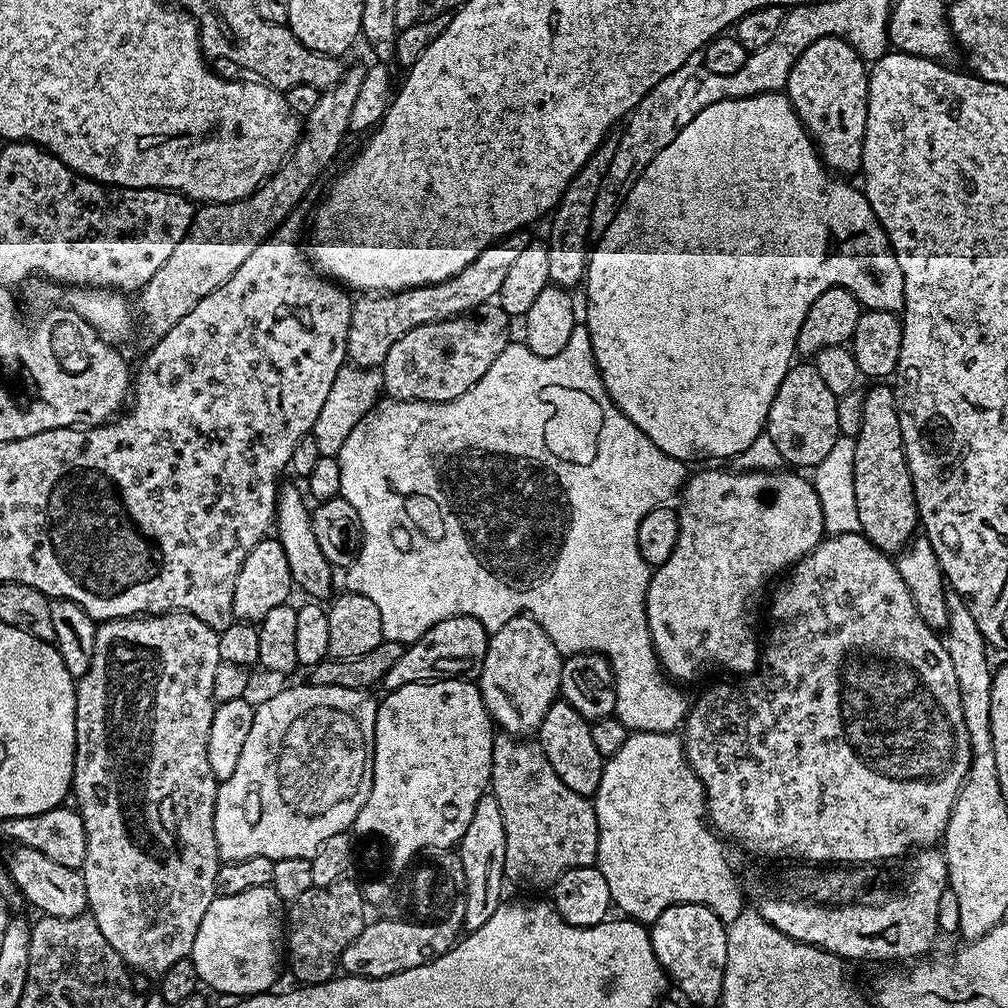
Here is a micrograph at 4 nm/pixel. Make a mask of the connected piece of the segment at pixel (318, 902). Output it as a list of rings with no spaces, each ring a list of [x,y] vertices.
[[[352,878],[336,880],[330,886],[306,890],[297,900],[291,901],[286,908],[286,968],[292,971],[295,983],[300,986],[324,984],[333,979],[340,968],[340,955],[358,934],[362,934],[366,923],[364,917],[366,896]]]

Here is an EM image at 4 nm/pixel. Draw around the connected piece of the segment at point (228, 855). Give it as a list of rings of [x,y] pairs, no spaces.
[[[309,682],[296,684],[293,688],[284,688],[281,692],[273,694],[269,700],[255,705],[254,723],[250,725],[250,735],[246,737],[246,743],[242,754],[238,758],[238,766],[230,778],[219,781],[216,789],[216,801],[214,802],[214,838],[218,844],[221,861],[245,860],[246,858],[270,858],[281,860],[282,858],[306,858],[311,860],[314,854],[318,854],[318,846],[331,838],[333,834],[347,832],[352,823],[358,818],[358,810],[366,802],[372,785],[372,747],[374,746],[374,726],[376,725],[377,697],[372,697],[371,691],[359,688],[358,690],[346,690],[342,686],[314,685]]]

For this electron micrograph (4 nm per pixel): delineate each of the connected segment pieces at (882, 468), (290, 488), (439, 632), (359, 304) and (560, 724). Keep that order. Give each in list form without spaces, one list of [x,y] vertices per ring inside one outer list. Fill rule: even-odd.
[[[884,382],[873,384],[876,385],[864,392],[862,430],[855,436],[854,491],[860,532],[880,551],[896,554],[909,547],[918,532],[915,492],[904,456],[895,391]]]
[[[285,483],[276,493],[274,536],[279,540],[282,550],[286,550],[286,563],[290,566],[293,585],[299,591],[301,588],[308,595],[305,597],[316,602],[324,602],[333,595],[332,572],[334,573],[334,566],[326,558],[326,554],[322,554],[322,546],[318,546],[318,538],[314,538],[310,504],[305,493],[301,489],[300,492],[294,485]]]
[[[469,616],[446,618],[430,626],[430,630],[426,630],[420,640],[407,645],[402,658],[398,658],[398,662],[386,670],[382,681],[383,691],[390,693],[407,684],[427,684],[433,680],[475,681],[482,670],[482,662],[486,662],[489,635],[478,618]]]
[[[523,231],[514,232],[503,242],[491,244],[466,270],[454,274],[446,282],[427,284],[421,288],[408,288],[405,292],[389,292],[387,294],[364,294],[352,305],[352,317],[350,318],[350,334],[348,335],[348,360],[357,368],[380,368],[384,363],[386,354],[390,354],[390,346],[402,338],[402,334],[410,334],[416,326],[426,326],[434,322],[449,320],[455,316],[466,316],[481,308],[483,304],[495,301],[502,290],[502,281],[510,271],[510,266],[518,259],[518,254],[530,242],[529,237],[524,237]]]
[[[558,698],[546,710],[546,718],[542,718],[542,726],[538,733],[538,743],[550,766],[554,766],[554,774],[570,786],[573,797],[588,796],[595,797],[598,786],[602,782],[602,770],[604,769],[605,758],[594,746],[593,735],[591,734],[592,724],[578,714],[574,707]]]

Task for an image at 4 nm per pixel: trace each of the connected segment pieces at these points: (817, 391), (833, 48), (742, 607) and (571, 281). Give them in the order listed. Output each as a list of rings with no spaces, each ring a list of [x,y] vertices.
[[[796,362],[788,369],[782,386],[778,386],[778,394],[774,394],[766,425],[766,434],[774,446],[778,446],[778,454],[785,465],[812,470],[833,449],[835,440],[841,435],[837,399],[812,362]]]
[[[823,36],[818,42],[810,42],[806,50],[794,62],[790,70],[786,95],[792,108],[808,131],[808,137],[820,153],[824,167],[836,174],[861,171],[862,146],[866,134],[866,114],[868,113],[868,74],[870,68],[856,53],[852,44],[847,44],[843,36]]]
[[[708,466],[705,472],[696,472],[687,477],[686,483],[682,489],[682,497],[684,501],[678,504],[678,542],[674,545],[674,550],[670,553],[670,558],[666,558],[666,562],[655,565],[652,581],[648,587],[648,593],[646,594],[646,614],[648,615],[648,625],[650,626],[650,638],[654,642],[654,650],[656,651],[656,657],[660,659],[660,667],[664,669],[665,673],[673,681],[685,682],[684,680],[696,680],[699,676],[704,676],[707,672],[740,672],[736,674],[751,674],[756,671],[758,667],[758,661],[761,659],[762,652],[758,647],[758,640],[756,644],[756,623],[761,623],[762,620],[762,604],[760,608],[760,599],[764,596],[764,587],[767,586],[768,580],[772,580],[776,575],[779,577],[785,570],[791,569],[793,564],[800,561],[814,546],[818,546],[820,541],[824,539],[826,533],[823,526],[822,505],[819,501],[818,494],[815,493],[815,486],[812,485],[811,479],[807,475],[801,474],[796,470],[731,470],[732,472],[723,472],[723,467],[720,466]]]
[[[609,134],[600,143],[598,148],[594,150],[594,154],[590,154],[586,166],[582,166],[582,170],[578,170],[578,174],[574,174],[570,186],[566,186],[562,198],[551,213],[552,225],[548,228],[546,243],[550,254],[550,281],[555,287],[576,290],[579,284],[581,287],[585,283],[590,255],[588,236],[593,235],[592,211],[594,210],[594,202],[598,198],[598,190],[602,190],[604,185],[608,167],[616,153],[617,143],[617,137],[612,134]]]

